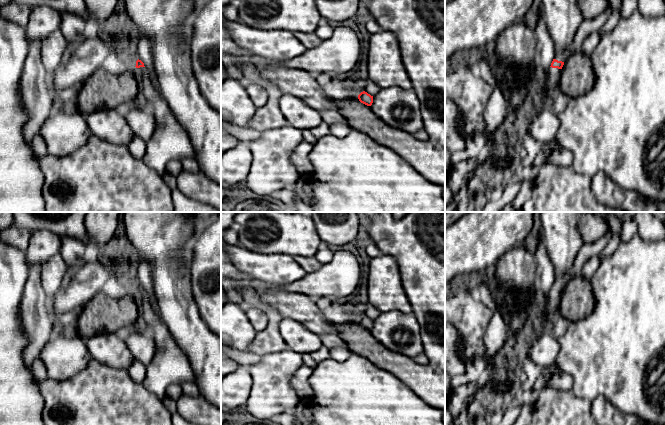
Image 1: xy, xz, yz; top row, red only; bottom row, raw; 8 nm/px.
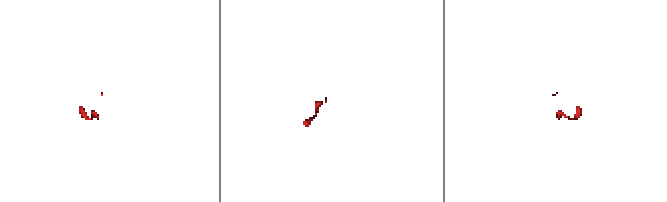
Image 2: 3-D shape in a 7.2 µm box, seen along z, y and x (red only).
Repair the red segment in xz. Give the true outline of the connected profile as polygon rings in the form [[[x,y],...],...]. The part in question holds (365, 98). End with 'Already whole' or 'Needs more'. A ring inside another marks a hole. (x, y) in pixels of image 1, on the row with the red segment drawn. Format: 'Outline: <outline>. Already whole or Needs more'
Outline: [[[363,91],[358,95],[358,99],[361,103],[371,106],[373,103],[373,96],[368,94],[367,92]]]. Already whole

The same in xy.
Outline: [[[138,59],[135,67],[147,108],[156,119],[155,131],[146,142],[146,152],[142,160],[149,168],[163,175],[170,161],[185,158],[196,160],[195,149],[186,129],[178,122],[167,101],[154,87],[144,63]]]. Needs more

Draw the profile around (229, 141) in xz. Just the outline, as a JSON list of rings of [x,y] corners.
[[[228,133],[221,135],[221,155],[236,145],[238,145],[238,139],[235,136]]]

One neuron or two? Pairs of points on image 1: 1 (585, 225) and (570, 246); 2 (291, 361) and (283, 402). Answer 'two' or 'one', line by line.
1: two
2: one

